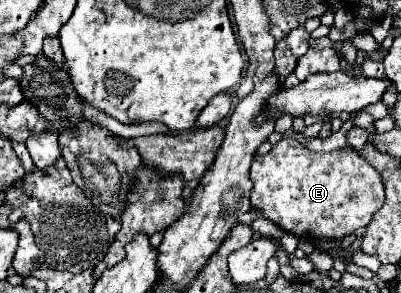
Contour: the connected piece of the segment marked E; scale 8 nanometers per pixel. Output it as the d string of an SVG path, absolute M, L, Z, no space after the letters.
M283 138L265 156L255 156L249 178L253 182L251 204L261 208L263 216L275 222L283 232L289 232L297 238L305 238L311 242L343 240L357 228L367 226L373 214L385 202L385 188L381 174L363 156L359 156L359 152L353 146L337 148L333 152L313 152L295 138Z

